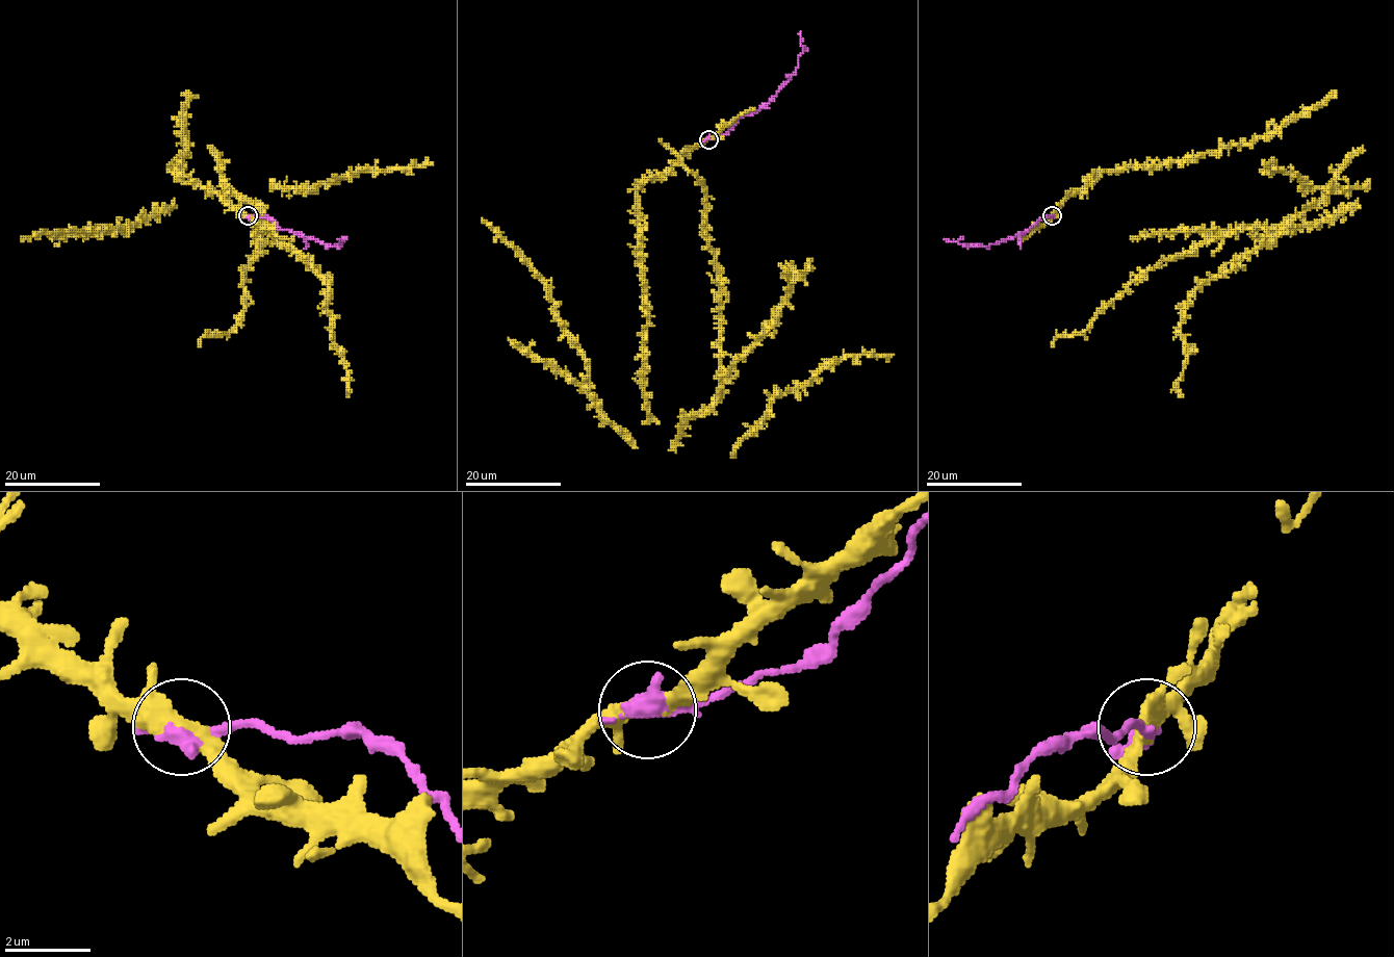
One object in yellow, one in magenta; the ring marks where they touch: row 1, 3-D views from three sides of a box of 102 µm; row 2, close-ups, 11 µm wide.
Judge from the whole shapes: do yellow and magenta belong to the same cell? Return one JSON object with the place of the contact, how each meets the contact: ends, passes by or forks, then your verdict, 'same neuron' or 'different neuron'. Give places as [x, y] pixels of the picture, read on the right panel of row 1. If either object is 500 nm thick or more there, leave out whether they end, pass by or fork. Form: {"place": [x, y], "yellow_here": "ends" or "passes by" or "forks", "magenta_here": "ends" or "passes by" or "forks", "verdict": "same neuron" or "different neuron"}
{"place": [1052, 215], "verdict": "different neuron"}

